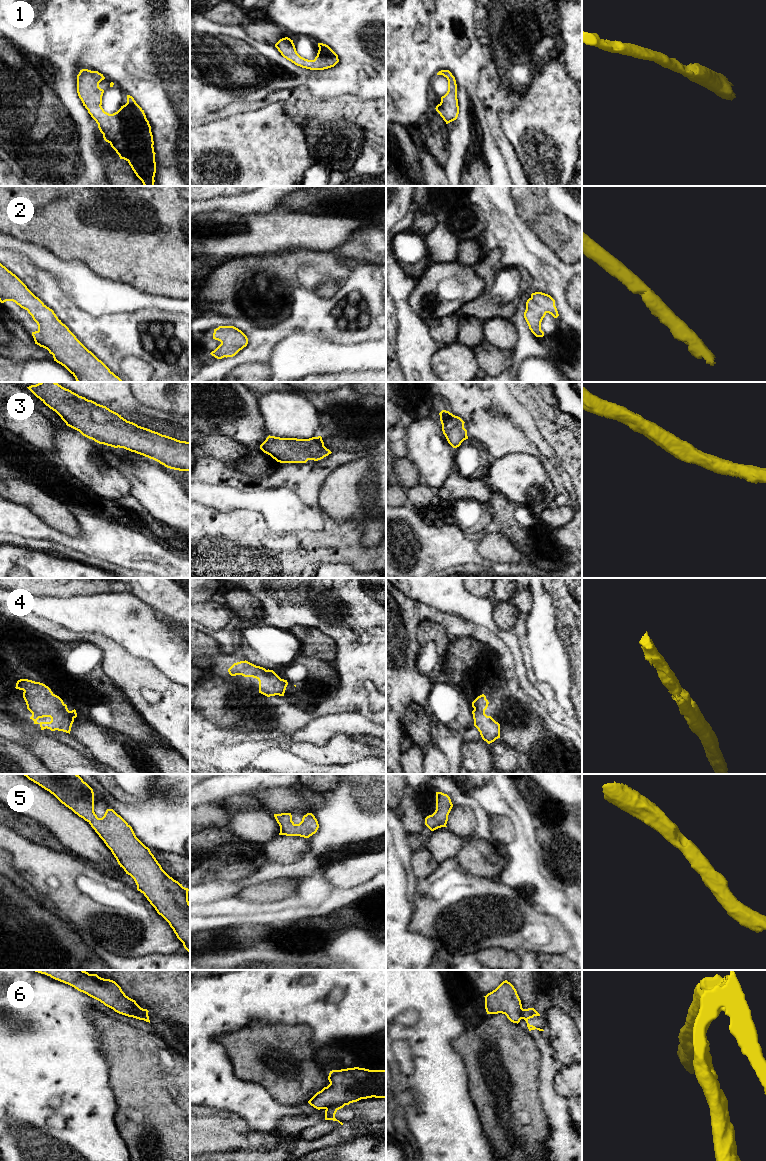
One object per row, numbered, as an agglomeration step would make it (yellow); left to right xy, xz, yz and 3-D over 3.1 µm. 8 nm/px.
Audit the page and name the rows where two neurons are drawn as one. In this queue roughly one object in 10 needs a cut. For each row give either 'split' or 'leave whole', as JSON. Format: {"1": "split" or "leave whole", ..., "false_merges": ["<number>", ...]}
{"1": "leave whole", "2": "leave whole", "3": "leave whole", "4": "leave whole", "5": "leave whole", "6": "split", "false_merges": ["6"]}

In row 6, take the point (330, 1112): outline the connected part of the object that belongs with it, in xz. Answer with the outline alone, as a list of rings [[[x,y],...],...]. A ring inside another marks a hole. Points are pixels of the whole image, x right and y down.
[[[331,1106],[331,1107],[327,1108],[327,1109],[325,1110],[325,1120],[338,1121],[341,1125],[343,1125],[342,1122],[340,1122],[339,1120],[337,1120],[337,1119],[335,1118],[336,1112],[337,1112],[339,1109],[343,1108],[343,1107],[344,1107],[344,1106]]]

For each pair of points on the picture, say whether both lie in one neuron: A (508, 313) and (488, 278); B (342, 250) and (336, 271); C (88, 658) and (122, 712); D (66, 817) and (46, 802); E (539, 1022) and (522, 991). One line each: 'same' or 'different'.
A: same
B: different
C: same
D: same
E: same

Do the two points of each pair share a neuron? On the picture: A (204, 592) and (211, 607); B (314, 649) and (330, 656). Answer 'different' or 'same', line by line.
A: different
B: same

